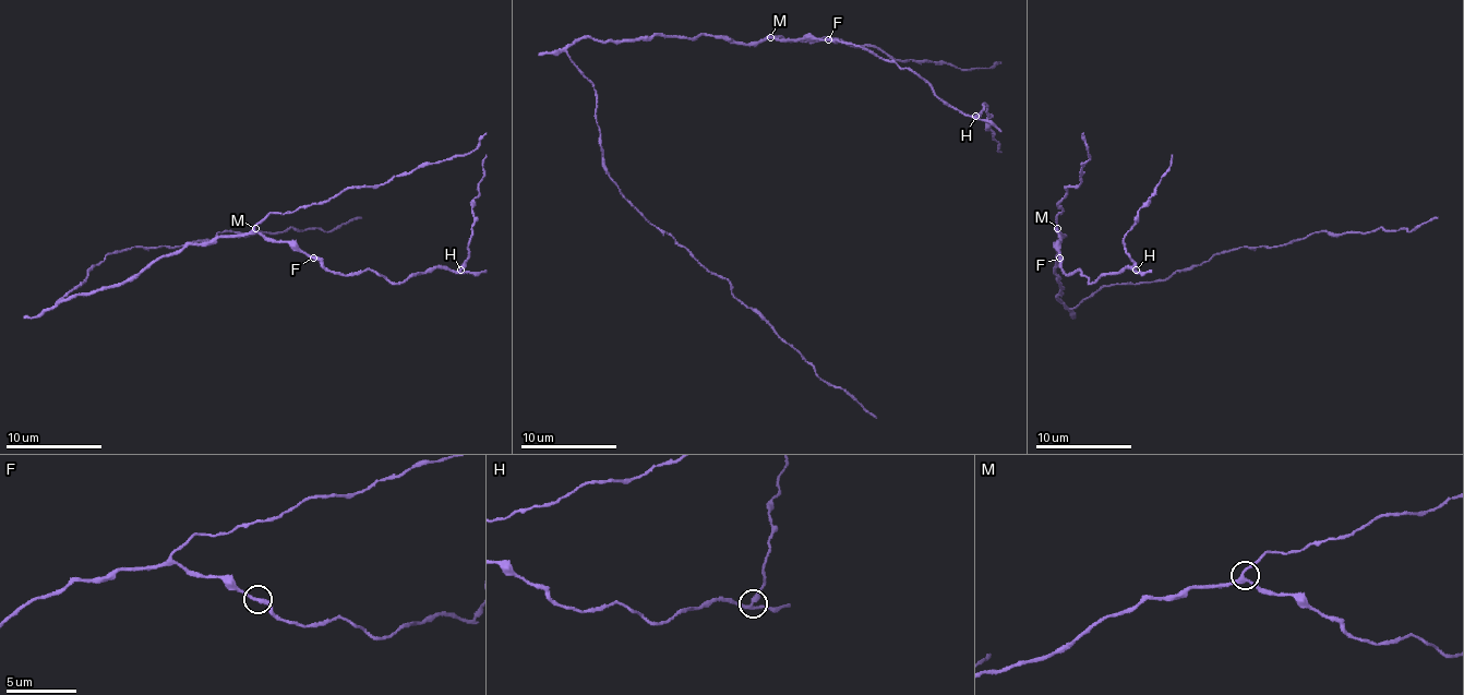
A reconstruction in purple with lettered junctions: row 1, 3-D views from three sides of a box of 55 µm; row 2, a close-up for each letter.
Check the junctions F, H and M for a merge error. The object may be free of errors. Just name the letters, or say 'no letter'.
H

